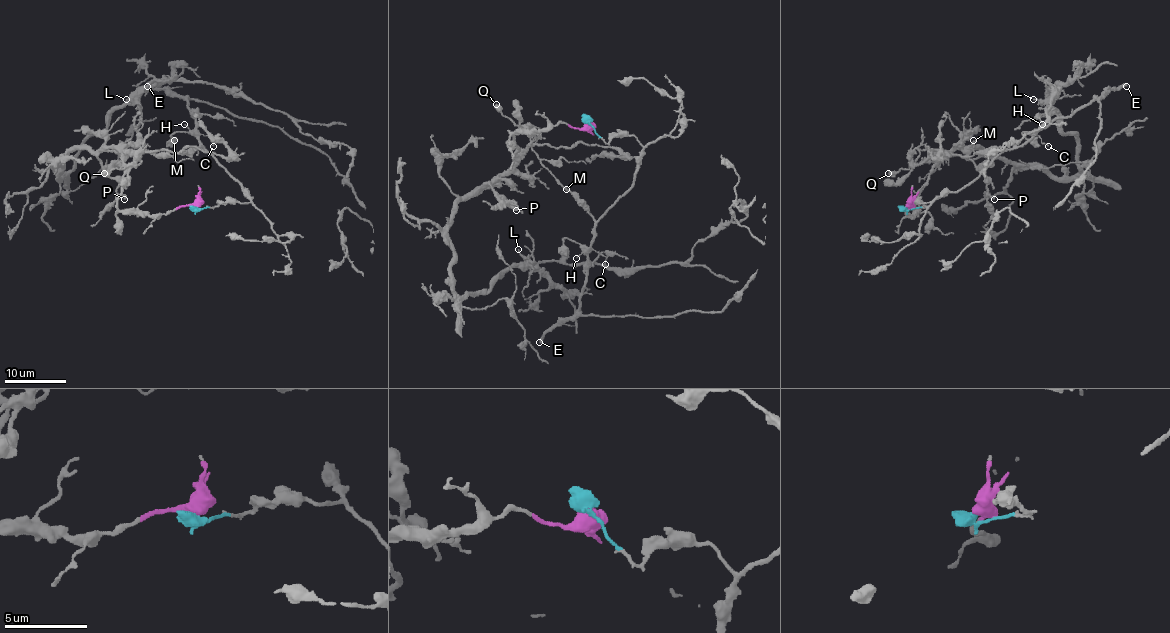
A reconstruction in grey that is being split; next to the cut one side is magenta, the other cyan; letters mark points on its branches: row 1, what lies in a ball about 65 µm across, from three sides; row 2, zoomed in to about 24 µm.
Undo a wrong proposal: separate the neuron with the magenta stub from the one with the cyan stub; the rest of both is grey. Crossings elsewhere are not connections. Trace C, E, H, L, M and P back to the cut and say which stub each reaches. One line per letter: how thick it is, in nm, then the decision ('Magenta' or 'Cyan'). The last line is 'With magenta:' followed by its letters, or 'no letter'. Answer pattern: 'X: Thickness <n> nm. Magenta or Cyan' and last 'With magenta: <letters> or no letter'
C: Thickness 120 nm. Cyan
E: Thickness 360 nm. Cyan
H: Thickness 120 nm. Cyan
L: Thickness 170 nm. Magenta
M: Thickness 130 nm. Cyan
P: Thickness 180 nm. Magenta
With magenta: L, P

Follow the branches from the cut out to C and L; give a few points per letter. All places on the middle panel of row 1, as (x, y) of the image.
C: (587, 123), (607, 143), (633, 135), (642, 147), (633, 184), (596, 224), (593, 250), (605, 257), (605, 264)
L: (587, 123), (510, 130), (516, 160), (457, 204), (448, 229), (451, 287), (488, 290), (524, 260), (517, 249)

